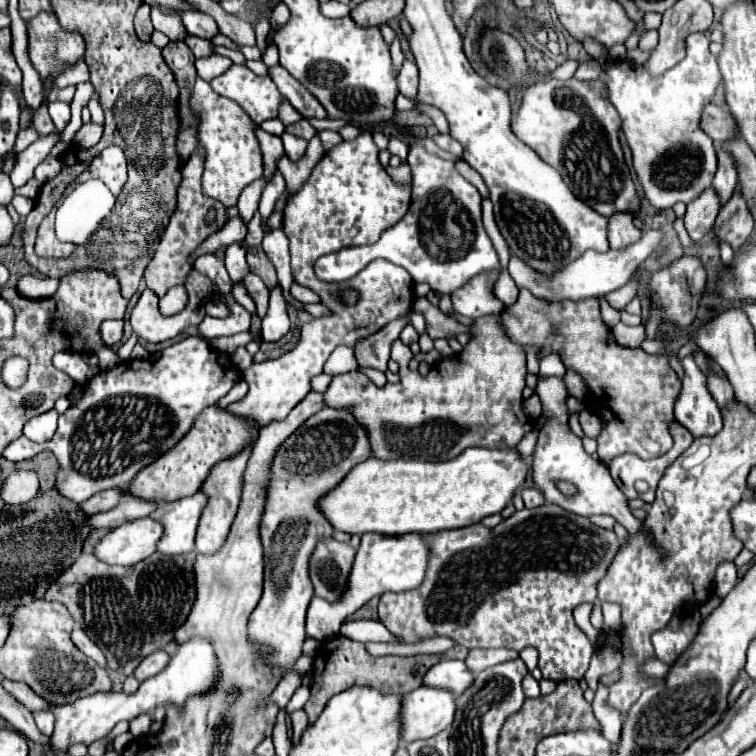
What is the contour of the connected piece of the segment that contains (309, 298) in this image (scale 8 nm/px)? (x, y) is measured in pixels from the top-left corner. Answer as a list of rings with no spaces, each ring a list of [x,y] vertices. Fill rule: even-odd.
[[[292,282],[292,286],[290,286],[290,294],[292,294],[298,302],[302,302],[302,304],[318,302],[318,300],[320,300],[320,298],[318,298],[310,288],[304,288],[304,286],[300,286],[298,282]]]

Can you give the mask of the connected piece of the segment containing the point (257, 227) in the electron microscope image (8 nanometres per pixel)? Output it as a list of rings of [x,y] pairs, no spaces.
[[[256,212],[254,218],[252,218],[250,224],[248,224],[246,244],[248,244],[248,246],[260,246],[260,244],[262,244],[262,238],[264,238],[264,232],[262,232],[262,220],[260,220],[260,214]]]

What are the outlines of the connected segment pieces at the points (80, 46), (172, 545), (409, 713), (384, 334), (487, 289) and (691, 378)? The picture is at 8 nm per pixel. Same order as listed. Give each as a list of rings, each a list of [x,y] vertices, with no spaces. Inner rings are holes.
[[[42,10],[36,18],[28,20],[26,30],[28,30],[28,56],[30,56],[30,62],[36,68],[42,82],[50,80],[50,84],[46,86],[46,90],[48,90],[46,100],[54,102],[54,100],[60,98],[62,92],[60,92],[58,86],[54,86],[52,80],[66,70],[66,64],[74,64],[74,62],[78,62],[78,58],[84,56],[84,50],[86,50],[84,38],[82,38],[80,32],[70,32],[70,30],[62,28],[56,14],[54,12],[50,14],[46,10]]]
[[[198,490],[192,496],[160,504],[150,518],[162,522],[164,534],[158,542],[158,550],[164,554],[184,554],[194,550],[194,536],[198,530],[200,514],[206,508],[208,496]]]
[[[422,686],[404,696],[402,702],[402,742],[432,738],[448,730],[456,714],[456,696],[450,690]]]
[[[406,318],[406,322],[390,322],[390,326],[378,330],[378,334],[366,338],[366,342],[358,342],[354,352],[359,367],[386,372],[386,364],[390,360],[390,346],[406,324],[408,324],[408,318]]]
[[[478,274],[478,278],[472,278],[468,284],[454,290],[450,294],[454,312],[470,318],[502,312],[504,304],[494,298],[492,284],[494,284],[494,274]]]
[[[690,356],[682,360],[682,366],[686,376],[682,380],[682,392],[674,404],[674,418],[694,438],[716,436],[722,430],[722,414],[706,390],[706,378],[702,378],[702,372],[694,366]]]

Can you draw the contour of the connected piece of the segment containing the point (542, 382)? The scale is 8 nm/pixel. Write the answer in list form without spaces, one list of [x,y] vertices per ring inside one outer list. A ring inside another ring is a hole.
[[[538,376],[538,386],[536,394],[542,402],[542,416],[544,416],[544,428],[540,430],[540,438],[534,450],[534,482],[536,486],[544,492],[548,504],[562,506],[564,510],[578,514],[578,516],[594,516],[594,514],[608,514],[616,518],[630,534],[636,534],[642,530],[642,522],[636,520],[630,510],[628,510],[628,498],[622,494],[622,490],[614,484],[610,478],[608,466],[602,464],[600,460],[594,460],[582,446],[582,440],[572,434],[568,426],[568,416],[570,410],[566,406],[566,400],[570,398],[570,392],[564,384],[564,378],[560,376],[550,376],[550,378],[540,378]],[[556,480],[570,480],[572,484],[578,486],[578,494],[574,498],[566,498],[564,494],[558,492]]]

